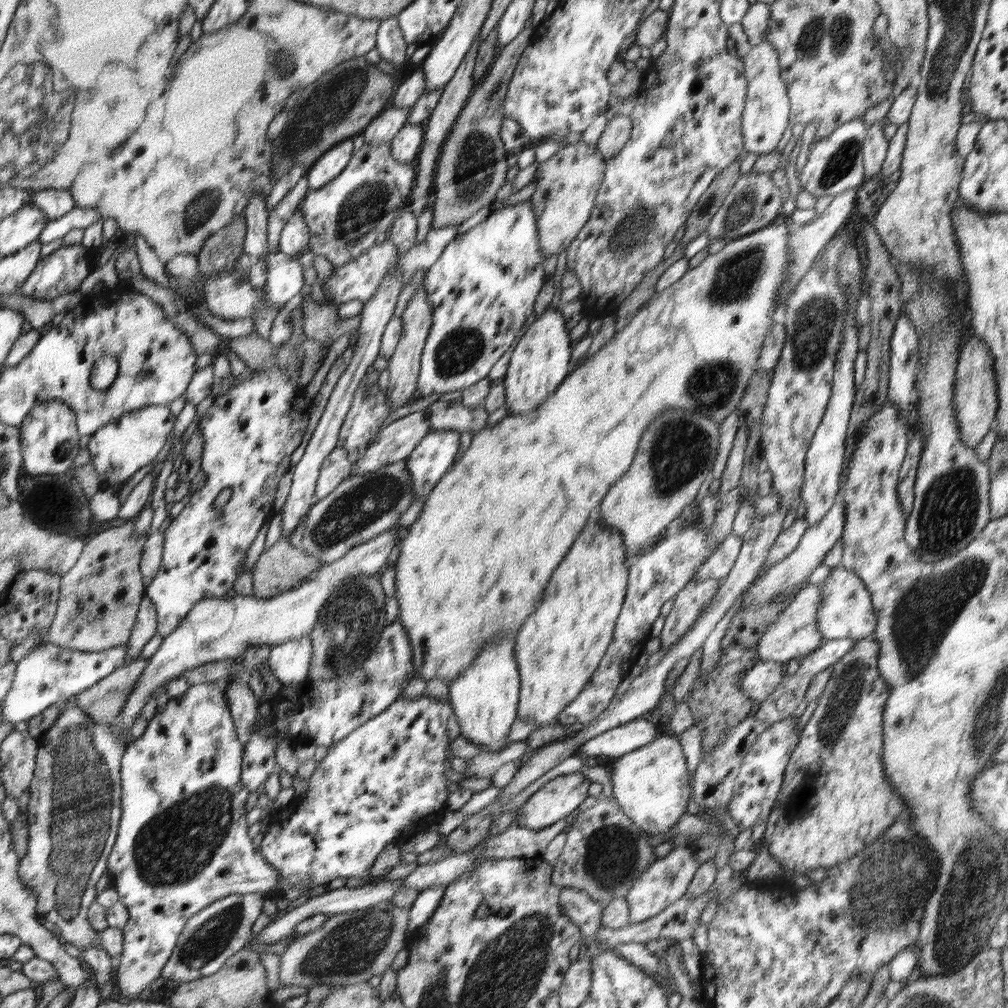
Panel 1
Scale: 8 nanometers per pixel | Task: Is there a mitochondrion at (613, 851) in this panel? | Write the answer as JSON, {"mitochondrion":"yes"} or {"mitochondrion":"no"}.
{"mitochondrion":"yes"}

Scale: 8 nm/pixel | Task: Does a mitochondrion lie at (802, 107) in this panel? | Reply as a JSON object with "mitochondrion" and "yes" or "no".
{"mitochondrion":"no"}

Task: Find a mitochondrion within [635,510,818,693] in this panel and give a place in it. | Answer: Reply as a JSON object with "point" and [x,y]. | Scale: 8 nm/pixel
{"point":[732,653]}

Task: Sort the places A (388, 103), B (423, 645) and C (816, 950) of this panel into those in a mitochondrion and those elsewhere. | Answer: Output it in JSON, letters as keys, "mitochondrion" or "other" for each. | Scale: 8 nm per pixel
{"A":"other","B":"other","C":"other"}

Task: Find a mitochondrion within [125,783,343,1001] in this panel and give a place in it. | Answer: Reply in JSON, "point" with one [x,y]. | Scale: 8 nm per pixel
{"point":[210,939]}

